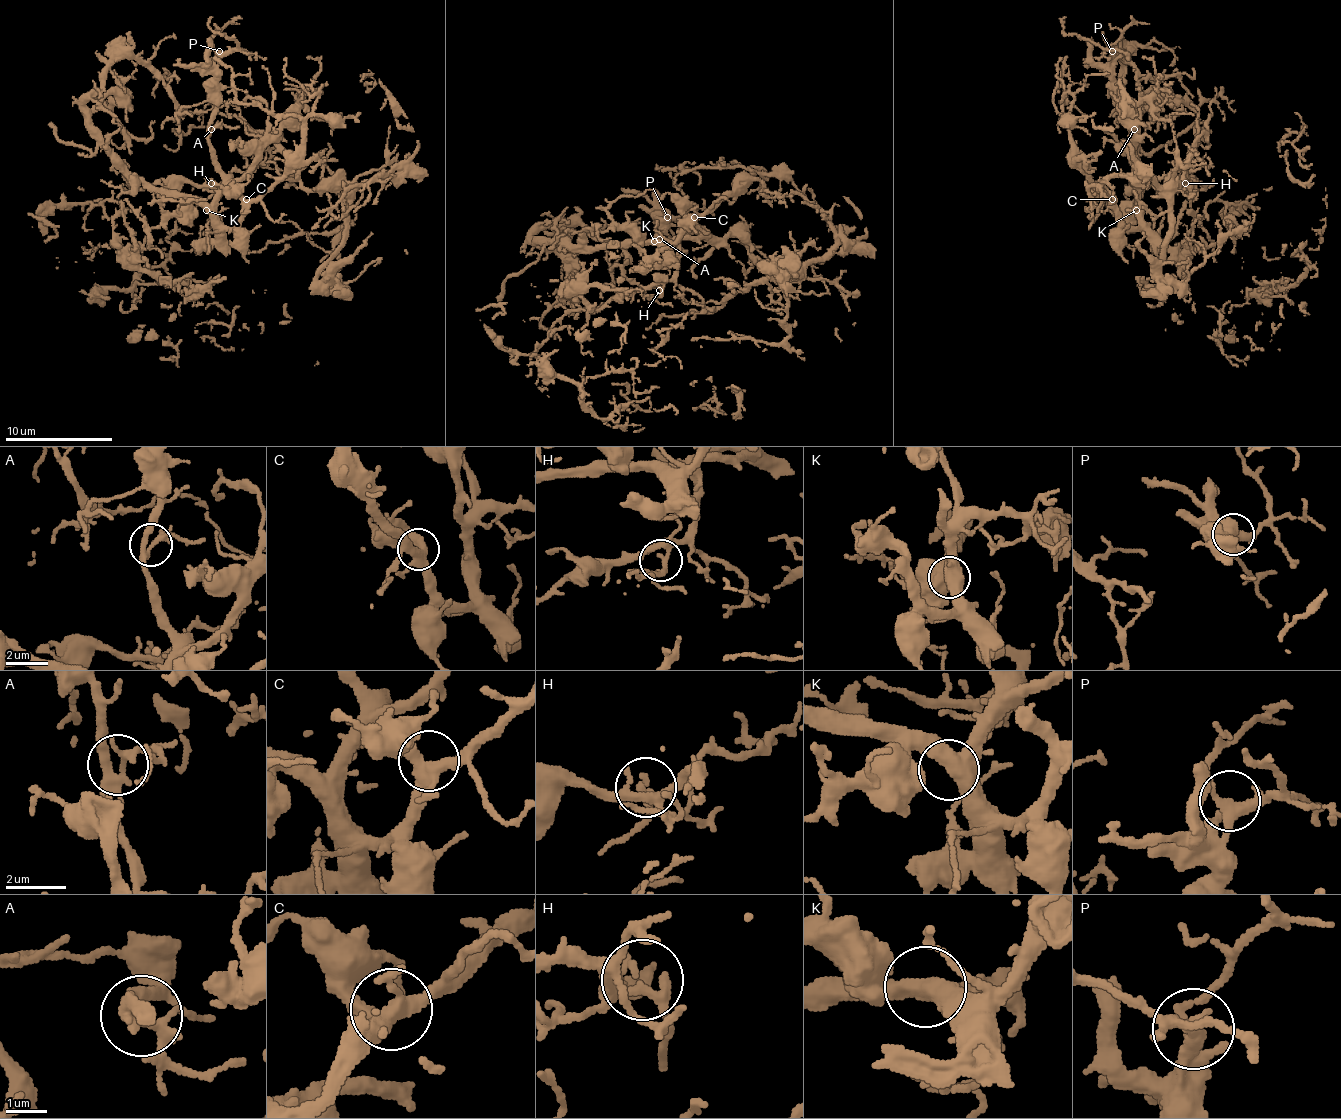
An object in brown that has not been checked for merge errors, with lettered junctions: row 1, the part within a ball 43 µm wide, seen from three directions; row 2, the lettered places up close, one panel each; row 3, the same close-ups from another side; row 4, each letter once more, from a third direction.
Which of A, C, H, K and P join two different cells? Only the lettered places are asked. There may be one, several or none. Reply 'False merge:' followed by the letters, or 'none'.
False merge: none

